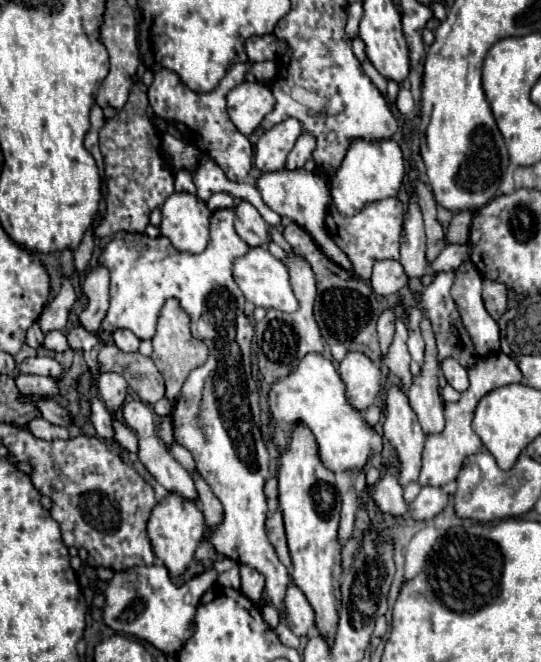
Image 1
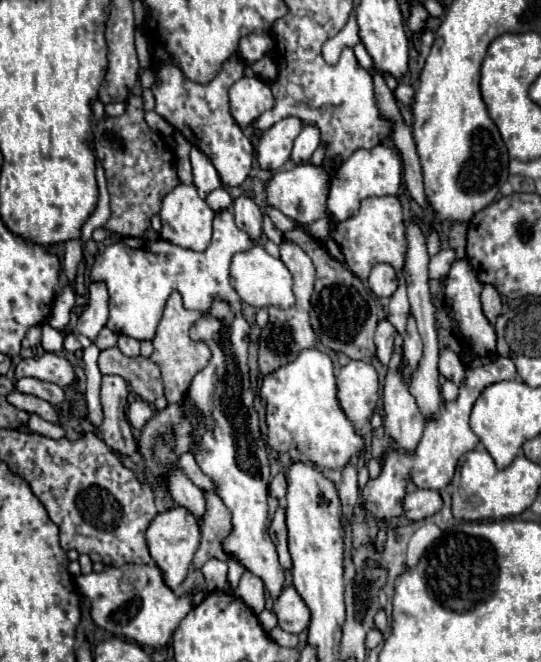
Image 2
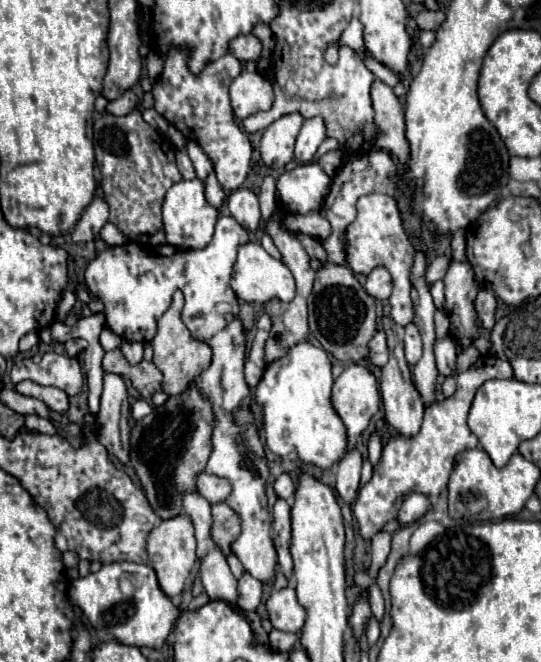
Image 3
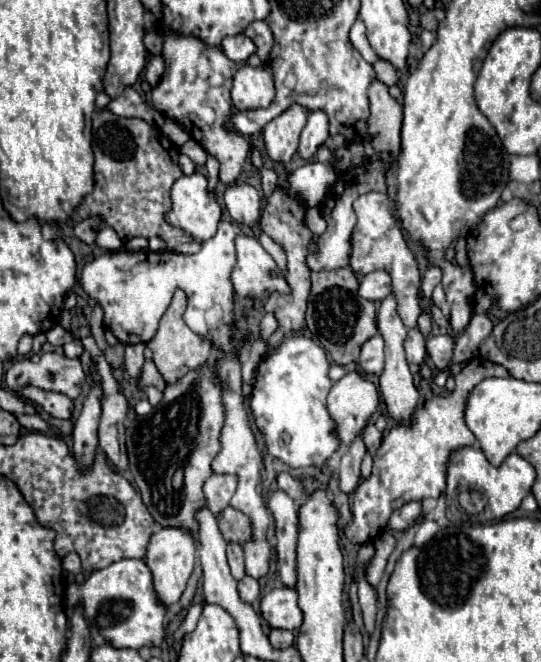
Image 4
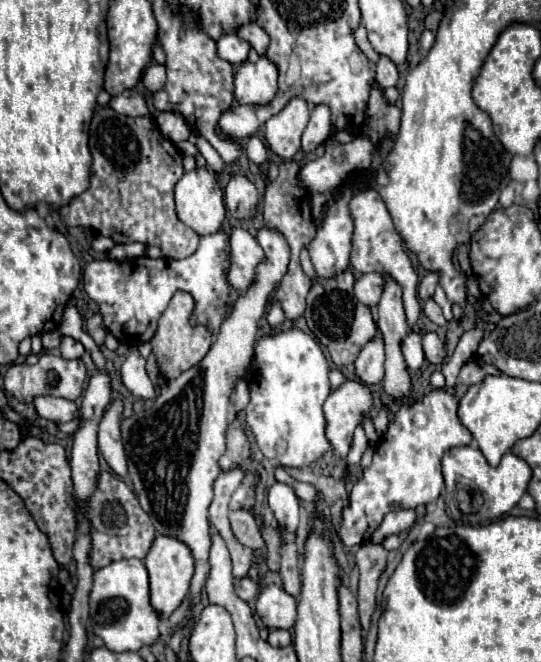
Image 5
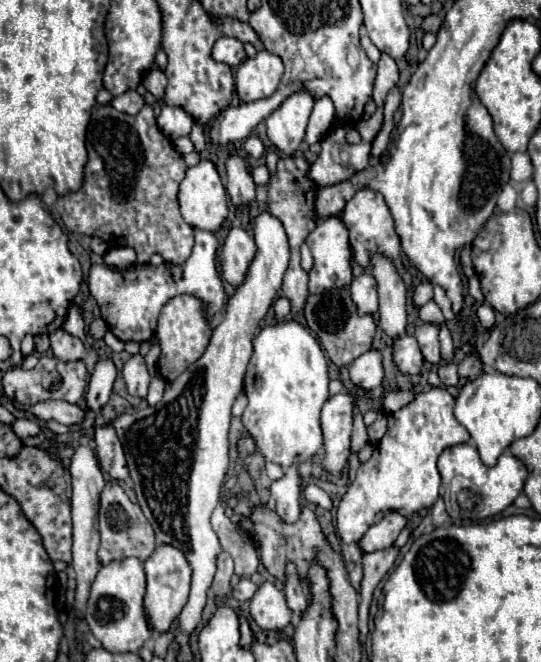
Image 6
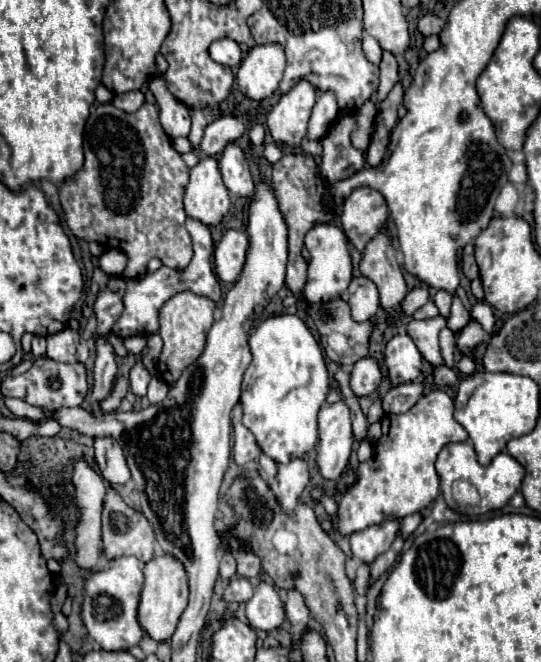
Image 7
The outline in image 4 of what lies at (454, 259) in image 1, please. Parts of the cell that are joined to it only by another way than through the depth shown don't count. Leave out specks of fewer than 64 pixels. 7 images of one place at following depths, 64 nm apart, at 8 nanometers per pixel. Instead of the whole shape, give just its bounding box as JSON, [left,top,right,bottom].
[420,266,442,298]

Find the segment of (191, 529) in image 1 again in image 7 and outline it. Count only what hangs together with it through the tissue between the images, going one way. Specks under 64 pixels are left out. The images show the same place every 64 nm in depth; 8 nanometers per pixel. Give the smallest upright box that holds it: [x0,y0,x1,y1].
[138,556,188,642]

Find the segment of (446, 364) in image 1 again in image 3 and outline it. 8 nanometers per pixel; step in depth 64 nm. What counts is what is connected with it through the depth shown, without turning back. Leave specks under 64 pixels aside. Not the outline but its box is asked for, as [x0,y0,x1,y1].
[434,334,456,376]

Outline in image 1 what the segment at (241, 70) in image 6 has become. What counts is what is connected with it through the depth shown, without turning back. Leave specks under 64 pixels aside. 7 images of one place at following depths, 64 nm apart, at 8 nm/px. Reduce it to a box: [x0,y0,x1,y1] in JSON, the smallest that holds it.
[228,80,276,136]

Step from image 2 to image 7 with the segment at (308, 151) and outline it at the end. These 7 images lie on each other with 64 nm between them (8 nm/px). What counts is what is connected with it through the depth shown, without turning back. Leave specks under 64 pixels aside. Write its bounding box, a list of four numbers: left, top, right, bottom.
[308,92,340,140]

